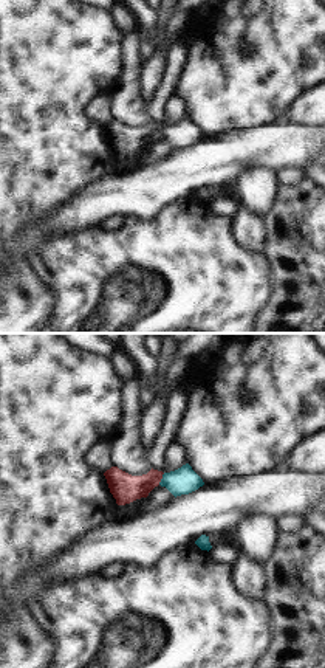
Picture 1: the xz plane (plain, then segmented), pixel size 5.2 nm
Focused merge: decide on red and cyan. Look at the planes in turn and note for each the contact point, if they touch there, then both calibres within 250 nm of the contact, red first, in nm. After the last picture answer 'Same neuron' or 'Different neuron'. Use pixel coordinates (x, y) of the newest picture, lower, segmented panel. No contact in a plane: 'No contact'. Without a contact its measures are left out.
Touches red at (161, 478). Thickness 150 nm (red) against 140 nm.

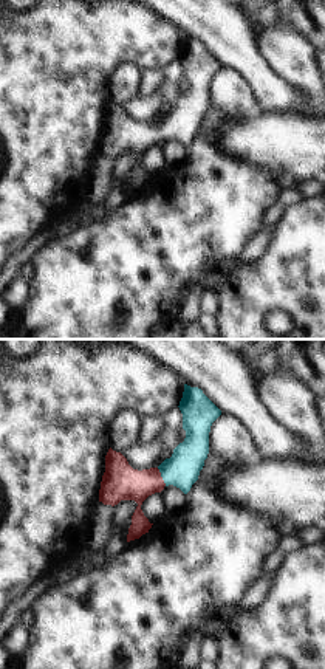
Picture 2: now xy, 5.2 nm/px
Touches red at (161, 477). Thickness 190 nm (red) against 180 nm.

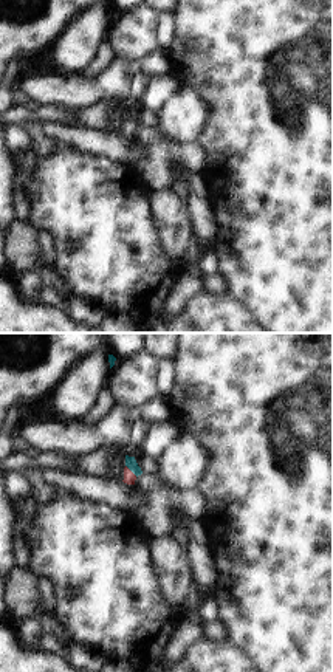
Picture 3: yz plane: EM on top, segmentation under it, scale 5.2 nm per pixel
Touches red at (130, 471). Thickness 60 nm (red) against 60 nm.

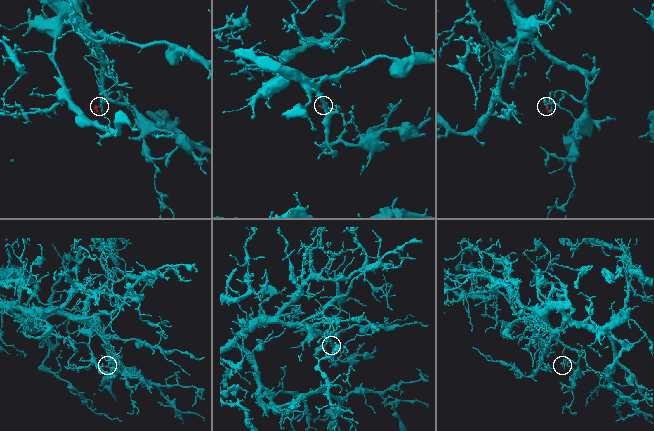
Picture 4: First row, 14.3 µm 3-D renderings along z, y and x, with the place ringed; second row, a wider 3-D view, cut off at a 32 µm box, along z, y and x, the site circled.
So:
Same neuron.

